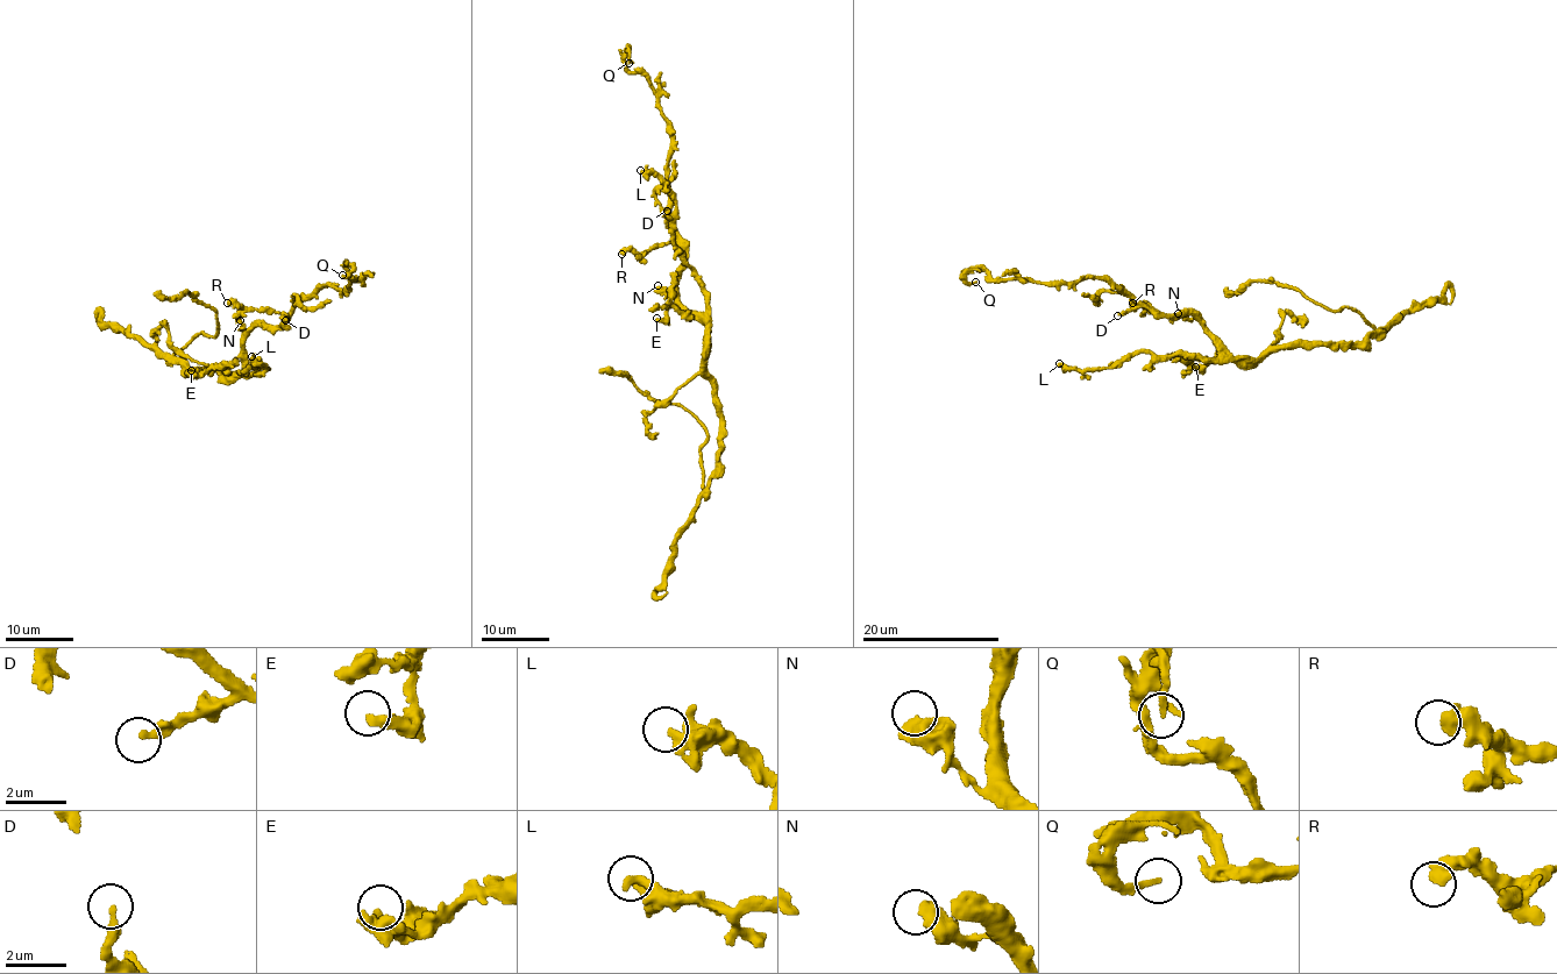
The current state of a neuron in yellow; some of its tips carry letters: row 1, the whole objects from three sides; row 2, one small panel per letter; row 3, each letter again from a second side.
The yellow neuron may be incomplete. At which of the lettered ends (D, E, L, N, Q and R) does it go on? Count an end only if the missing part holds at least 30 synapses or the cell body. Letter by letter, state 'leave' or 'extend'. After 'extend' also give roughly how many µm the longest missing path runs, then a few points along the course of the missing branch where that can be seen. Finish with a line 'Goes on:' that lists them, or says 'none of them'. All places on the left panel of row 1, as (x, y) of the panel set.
D: leave
E: leave
L: leave
N: leave
Q: leave
R: leave
Goes on: none of them

